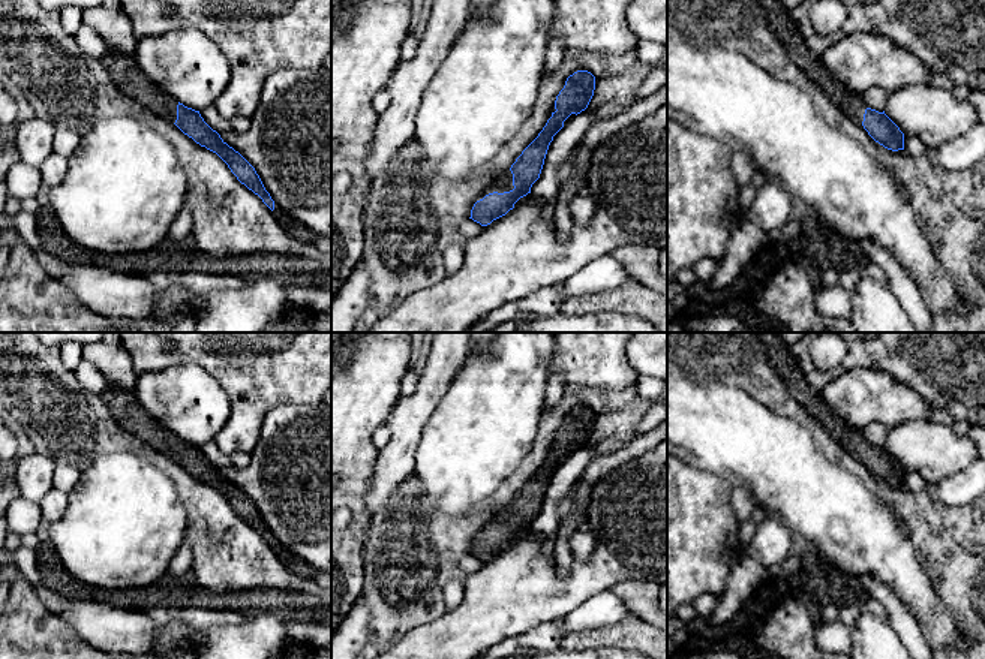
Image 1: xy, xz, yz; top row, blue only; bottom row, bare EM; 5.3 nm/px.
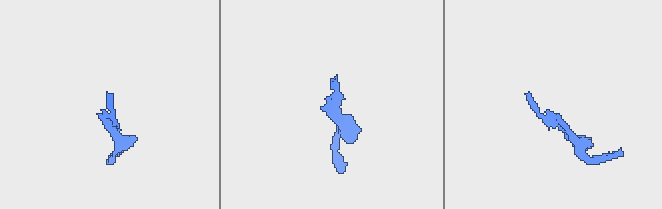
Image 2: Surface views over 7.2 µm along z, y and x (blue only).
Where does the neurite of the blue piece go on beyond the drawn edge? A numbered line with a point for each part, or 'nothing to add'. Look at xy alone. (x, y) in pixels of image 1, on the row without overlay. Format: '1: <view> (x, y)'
1: xy (125, 408)

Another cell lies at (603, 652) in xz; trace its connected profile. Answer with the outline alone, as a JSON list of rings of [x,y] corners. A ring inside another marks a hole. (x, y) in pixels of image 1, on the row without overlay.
[[[600,647],[586,652],[564,652],[559,649],[552,652],[535,650],[534,655],[523,656],[520,659],[651,659],[651,658],[631,650],[621,650],[616,647]]]

